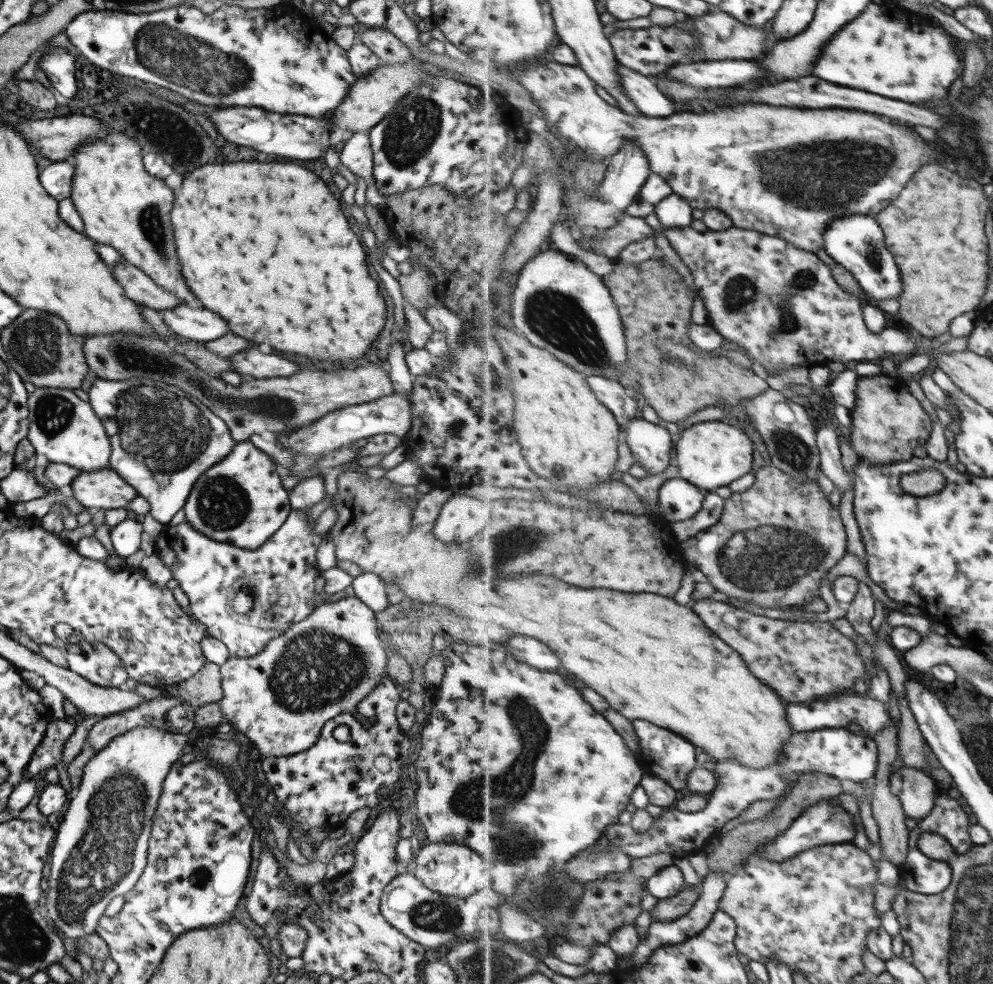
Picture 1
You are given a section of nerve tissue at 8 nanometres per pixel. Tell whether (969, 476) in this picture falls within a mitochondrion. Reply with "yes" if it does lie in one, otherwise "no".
no

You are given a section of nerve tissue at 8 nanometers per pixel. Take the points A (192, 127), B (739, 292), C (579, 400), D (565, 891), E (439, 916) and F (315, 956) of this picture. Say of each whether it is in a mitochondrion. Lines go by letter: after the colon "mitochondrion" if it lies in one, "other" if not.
A: other
B: mitochondrion
C: other
D: mitochondrion
E: mitochondrion
F: other

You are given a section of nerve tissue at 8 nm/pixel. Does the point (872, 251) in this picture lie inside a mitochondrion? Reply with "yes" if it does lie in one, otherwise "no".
yes

